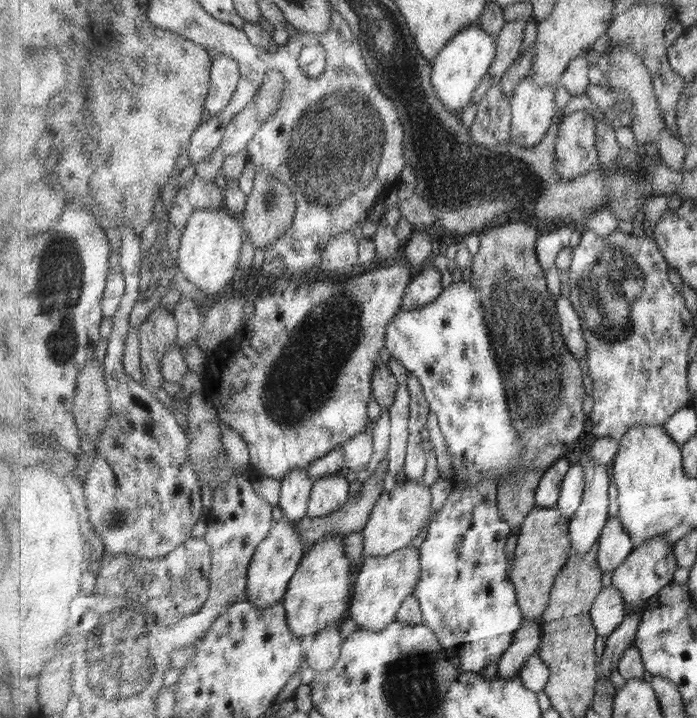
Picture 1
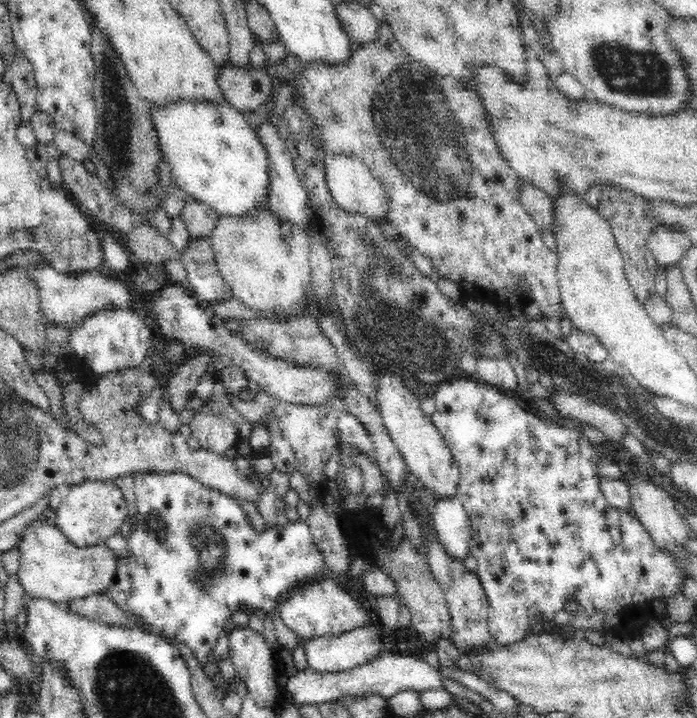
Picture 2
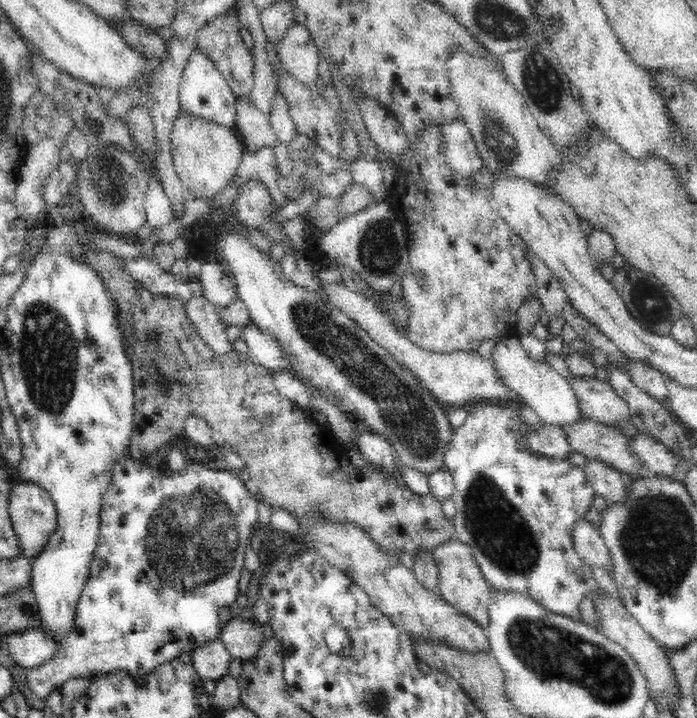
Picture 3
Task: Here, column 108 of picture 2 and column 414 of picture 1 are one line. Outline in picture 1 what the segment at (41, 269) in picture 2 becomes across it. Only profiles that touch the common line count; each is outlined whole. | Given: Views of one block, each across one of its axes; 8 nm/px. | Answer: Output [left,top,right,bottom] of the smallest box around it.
[402,266,443,311]

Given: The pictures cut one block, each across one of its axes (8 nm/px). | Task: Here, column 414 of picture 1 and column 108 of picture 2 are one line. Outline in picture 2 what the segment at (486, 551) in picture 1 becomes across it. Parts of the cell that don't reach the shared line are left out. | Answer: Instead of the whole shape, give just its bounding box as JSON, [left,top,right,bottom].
[106,472,330,664]

